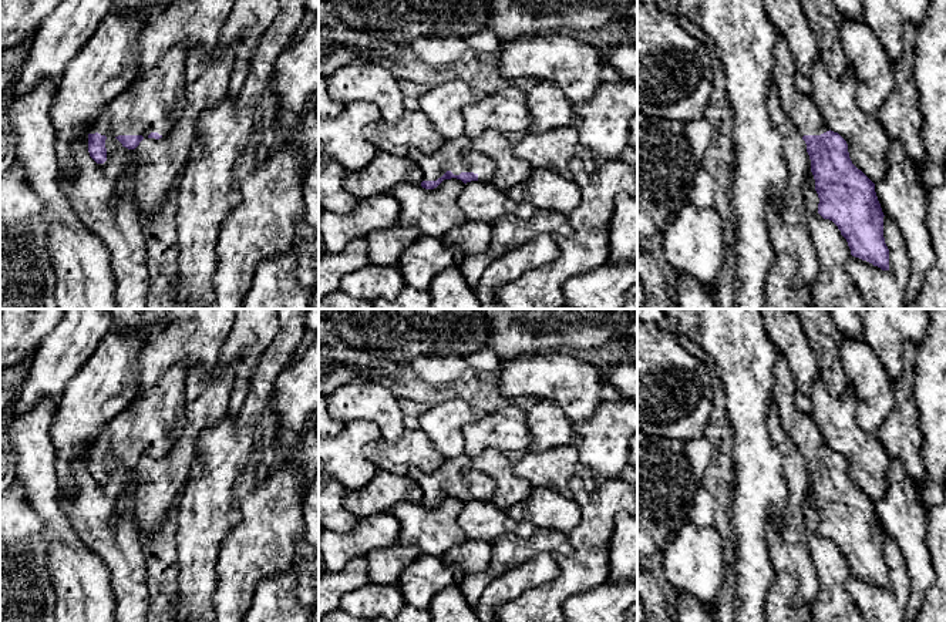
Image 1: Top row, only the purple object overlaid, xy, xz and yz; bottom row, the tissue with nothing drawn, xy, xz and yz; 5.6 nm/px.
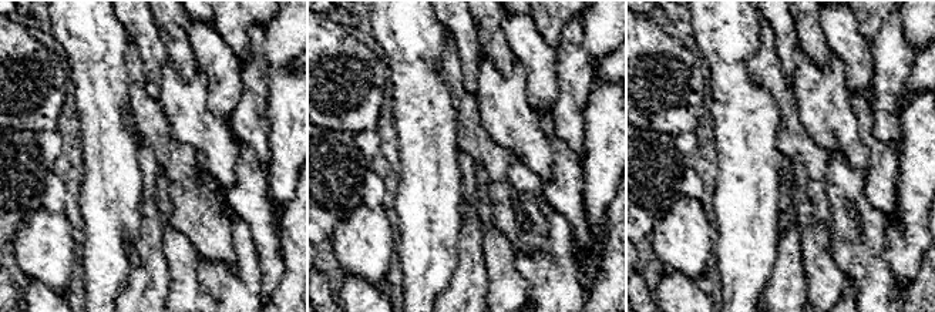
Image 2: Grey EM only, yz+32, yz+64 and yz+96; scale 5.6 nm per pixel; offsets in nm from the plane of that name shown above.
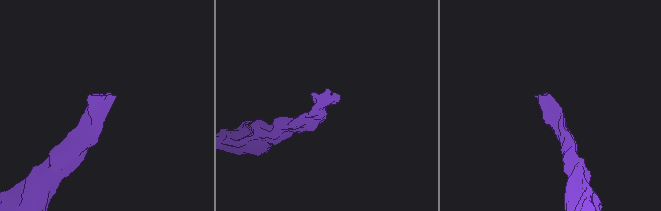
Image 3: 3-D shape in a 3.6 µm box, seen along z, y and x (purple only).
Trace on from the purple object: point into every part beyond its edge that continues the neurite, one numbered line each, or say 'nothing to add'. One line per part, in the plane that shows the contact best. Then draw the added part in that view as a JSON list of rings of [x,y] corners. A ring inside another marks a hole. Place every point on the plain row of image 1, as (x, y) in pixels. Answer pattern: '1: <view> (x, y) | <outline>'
1: xz (457, 476) | [[[465,453],[455,460],[447,460],[432,474],[425,474],[413,467],[408,477],[421,487],[424,500],[437,500],[447,490],[451,490],[454,494],[474,491],[478,494],[479,501],[491,501],[496,490],[496,483],[491,477],[471,468],[471,457]]]

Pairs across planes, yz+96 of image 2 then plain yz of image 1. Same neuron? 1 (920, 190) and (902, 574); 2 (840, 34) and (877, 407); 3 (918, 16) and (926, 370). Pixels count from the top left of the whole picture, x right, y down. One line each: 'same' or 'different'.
1: different
2: same
3: same

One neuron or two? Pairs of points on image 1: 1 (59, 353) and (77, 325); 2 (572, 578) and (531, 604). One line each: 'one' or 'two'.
1: one
2: one

